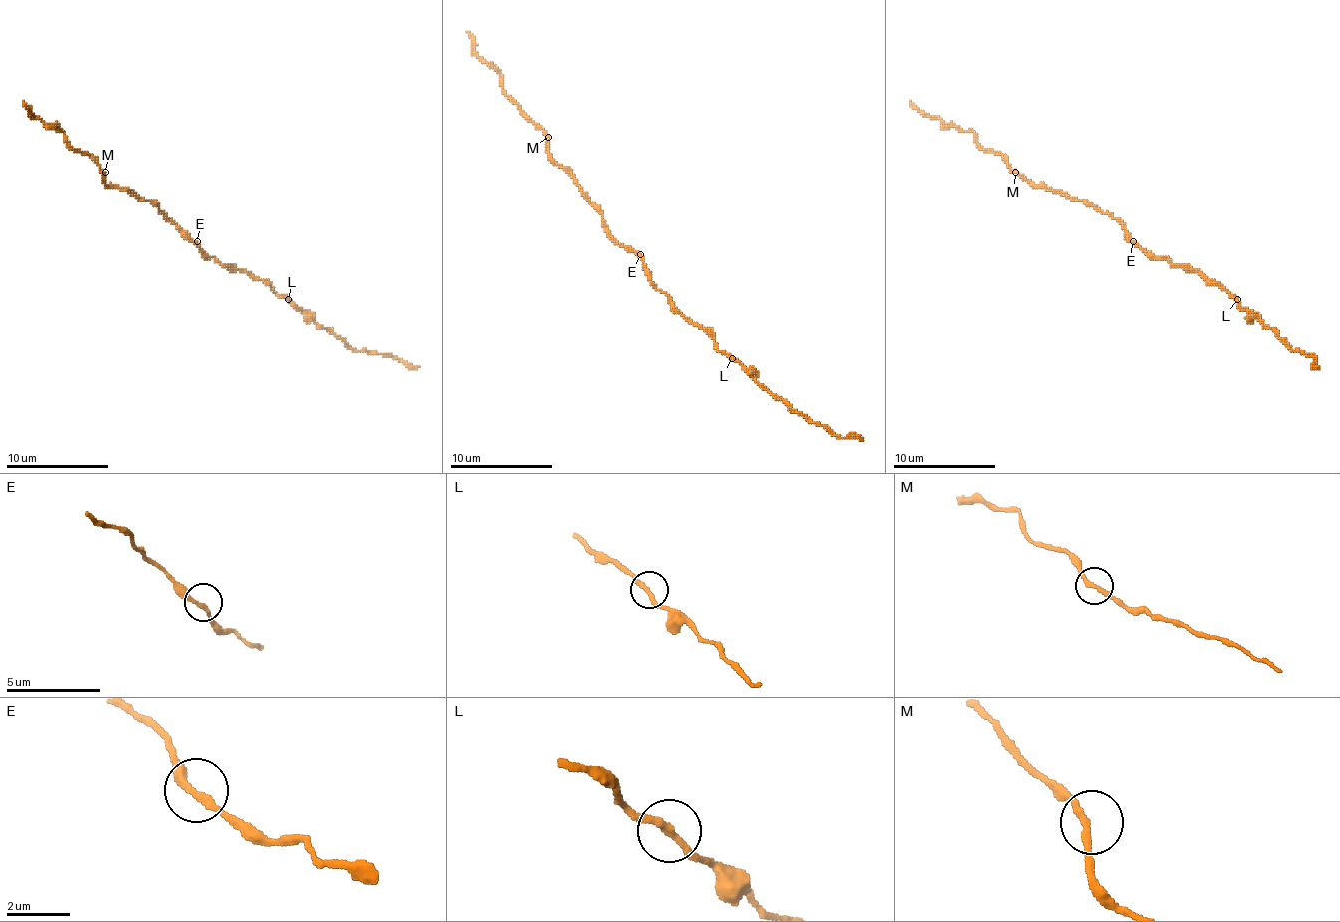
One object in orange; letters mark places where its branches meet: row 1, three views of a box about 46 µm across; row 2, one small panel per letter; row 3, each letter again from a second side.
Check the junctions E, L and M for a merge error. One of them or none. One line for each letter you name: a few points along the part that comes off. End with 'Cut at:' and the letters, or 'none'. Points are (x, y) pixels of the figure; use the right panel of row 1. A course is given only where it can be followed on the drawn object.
Cut at: none

